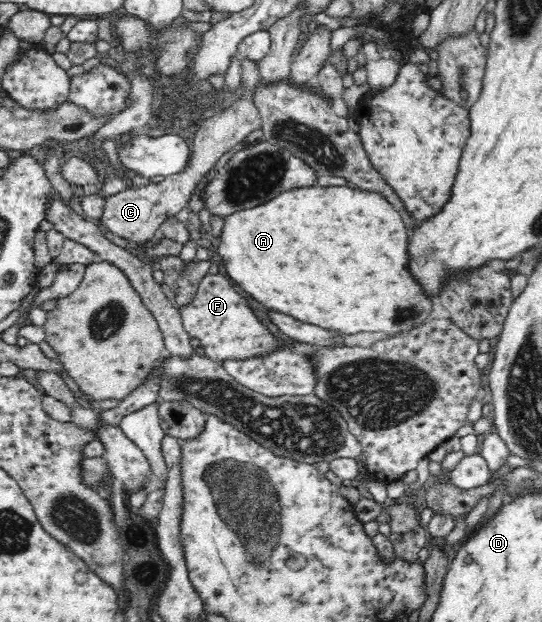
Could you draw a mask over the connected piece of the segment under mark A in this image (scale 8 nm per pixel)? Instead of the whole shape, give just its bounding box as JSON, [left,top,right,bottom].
[218,184,432,334]

